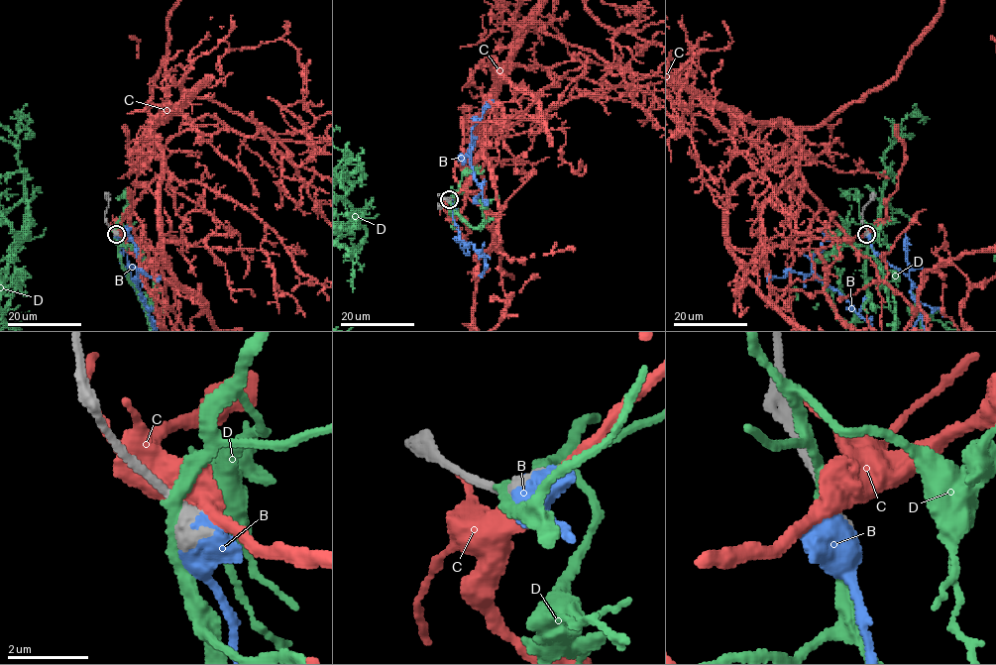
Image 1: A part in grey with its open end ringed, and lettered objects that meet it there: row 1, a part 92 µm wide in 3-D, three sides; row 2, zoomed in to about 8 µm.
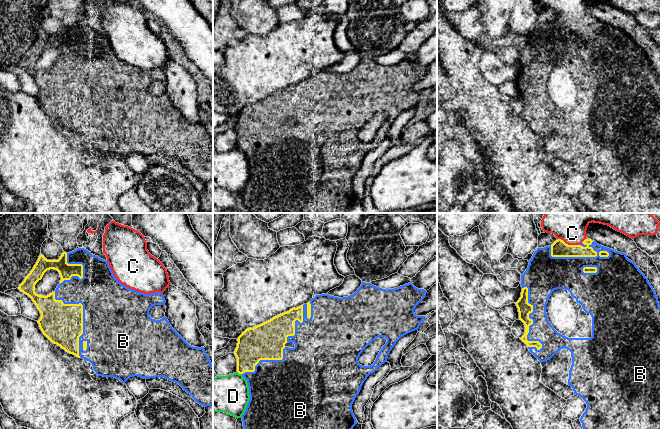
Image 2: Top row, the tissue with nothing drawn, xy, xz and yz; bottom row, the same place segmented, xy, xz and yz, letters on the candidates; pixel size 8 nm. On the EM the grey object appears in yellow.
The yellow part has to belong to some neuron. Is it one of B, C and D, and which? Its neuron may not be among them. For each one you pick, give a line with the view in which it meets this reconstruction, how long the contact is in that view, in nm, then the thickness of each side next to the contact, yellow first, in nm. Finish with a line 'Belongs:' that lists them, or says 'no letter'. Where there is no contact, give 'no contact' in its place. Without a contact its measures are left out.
B: yz | 480 nm | 140/280 nm
Belongs: B

